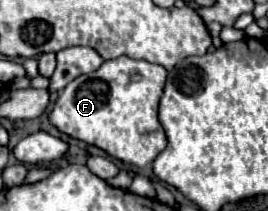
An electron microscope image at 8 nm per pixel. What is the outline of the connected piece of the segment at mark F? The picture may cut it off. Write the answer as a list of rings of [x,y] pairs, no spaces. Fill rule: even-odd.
[[[127,56],[105,60],[99,70],[75,78],[59,92],[49,120],[59,132],[93,144],[115,160],[143,168],[151,164],[167,146],[165,130],[157,118],[157,106],[163,94],[165,78],[167,70],[161,64]],[[131,74],[139,74],[141,78],[133,80]]]

